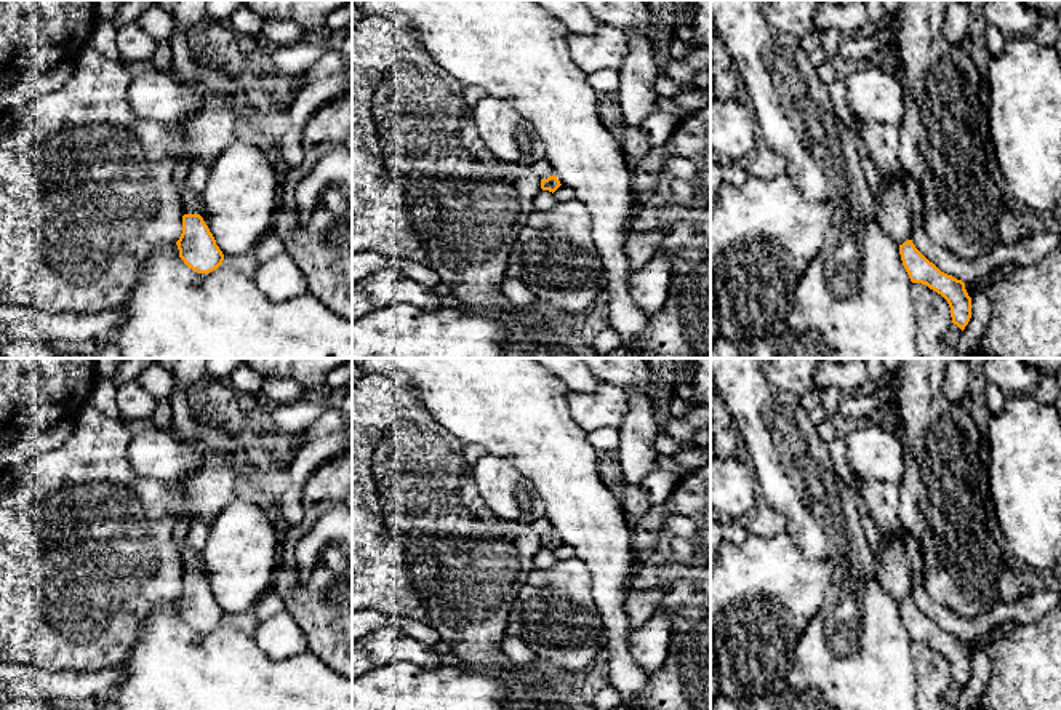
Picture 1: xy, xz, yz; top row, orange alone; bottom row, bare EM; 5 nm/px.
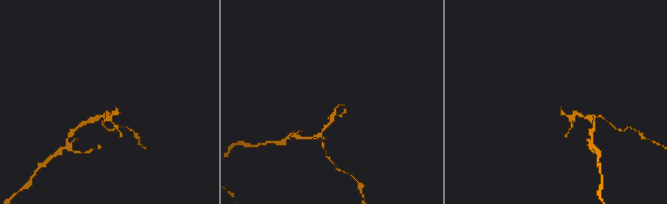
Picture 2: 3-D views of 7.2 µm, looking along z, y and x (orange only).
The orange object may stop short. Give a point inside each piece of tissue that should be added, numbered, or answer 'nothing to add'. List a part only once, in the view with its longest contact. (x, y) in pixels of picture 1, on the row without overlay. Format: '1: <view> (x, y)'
1: xy (191, 560)

